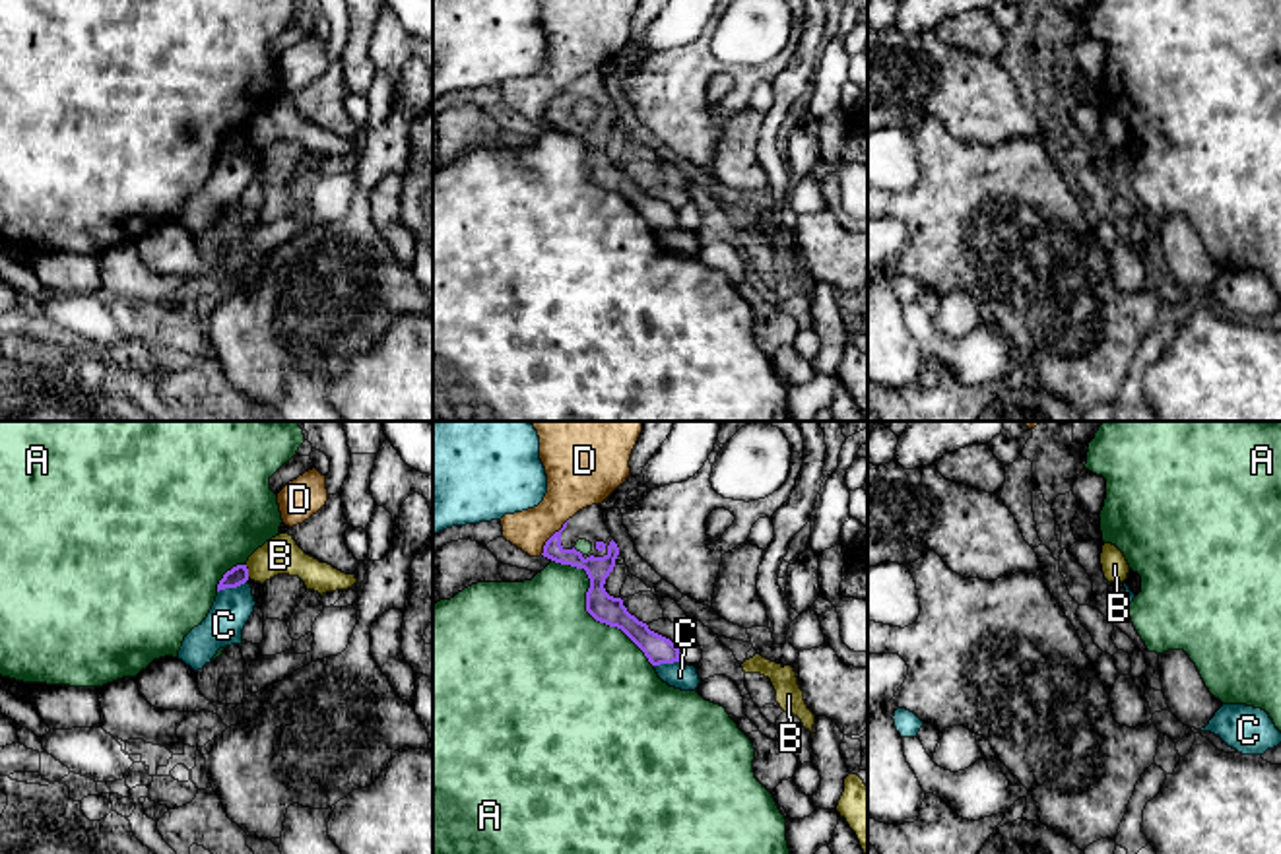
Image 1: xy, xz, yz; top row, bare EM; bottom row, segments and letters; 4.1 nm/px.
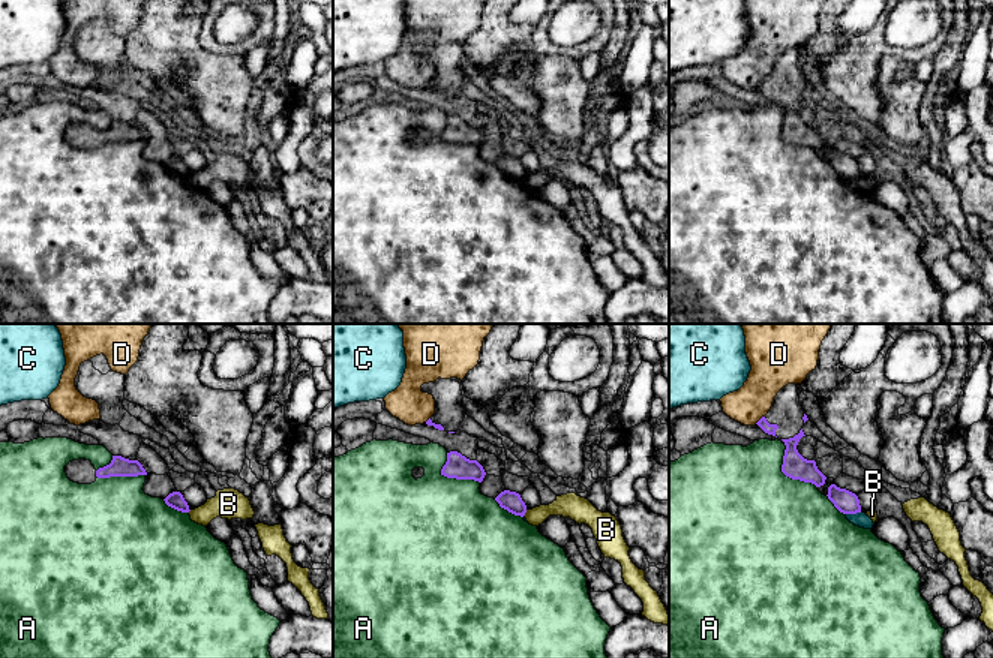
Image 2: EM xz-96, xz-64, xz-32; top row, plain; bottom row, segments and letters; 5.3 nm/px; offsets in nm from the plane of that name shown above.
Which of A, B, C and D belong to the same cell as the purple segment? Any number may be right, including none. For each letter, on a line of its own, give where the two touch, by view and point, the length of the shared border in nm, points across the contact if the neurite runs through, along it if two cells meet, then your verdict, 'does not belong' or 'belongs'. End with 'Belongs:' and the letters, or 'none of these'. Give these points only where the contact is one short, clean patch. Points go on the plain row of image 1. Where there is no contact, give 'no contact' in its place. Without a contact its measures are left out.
A: contact xz (587, 175); length 600 nm; does not belong
B: contact xy (247, 136); length 60 nm; border xy (245, 131), (249, 142); does not belong
C: contact xy (231, 152); length 140 nm; does not belong
D: contact xz (552, 101); length 190 nm; does not belong
Belongs: none of these

